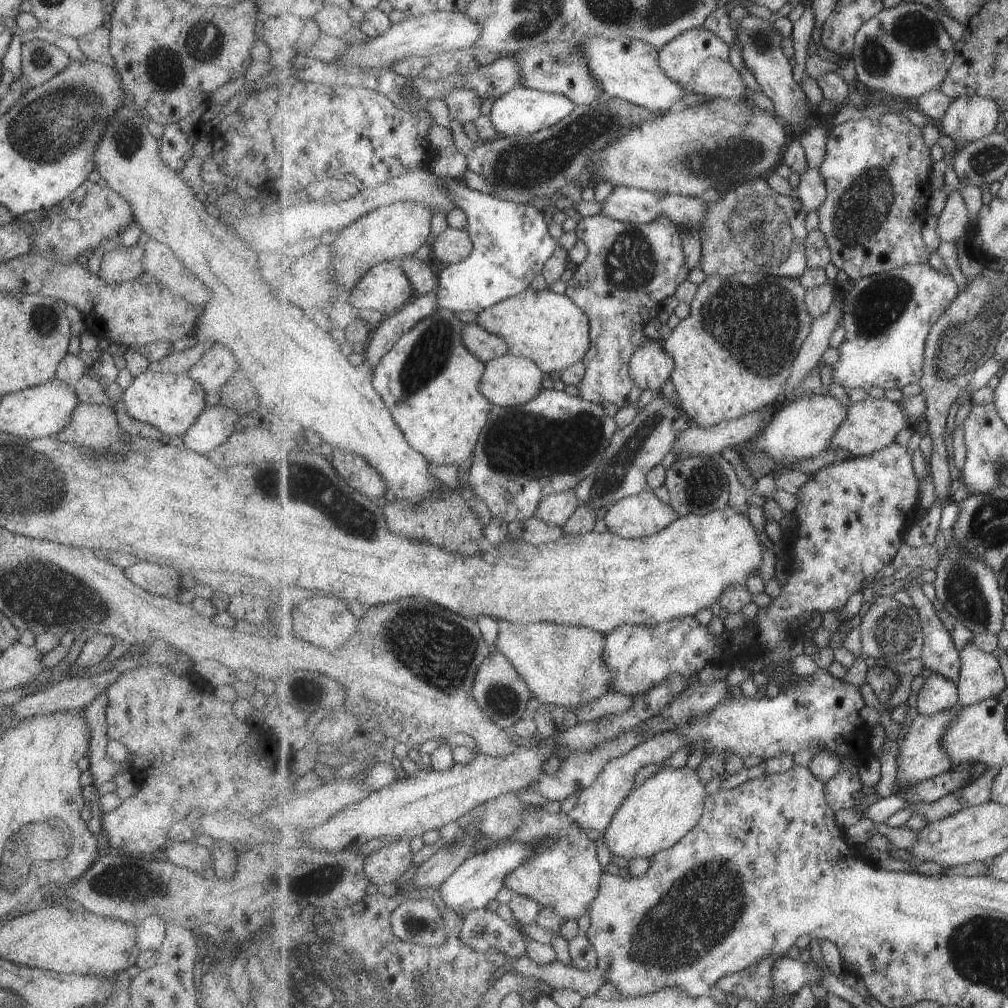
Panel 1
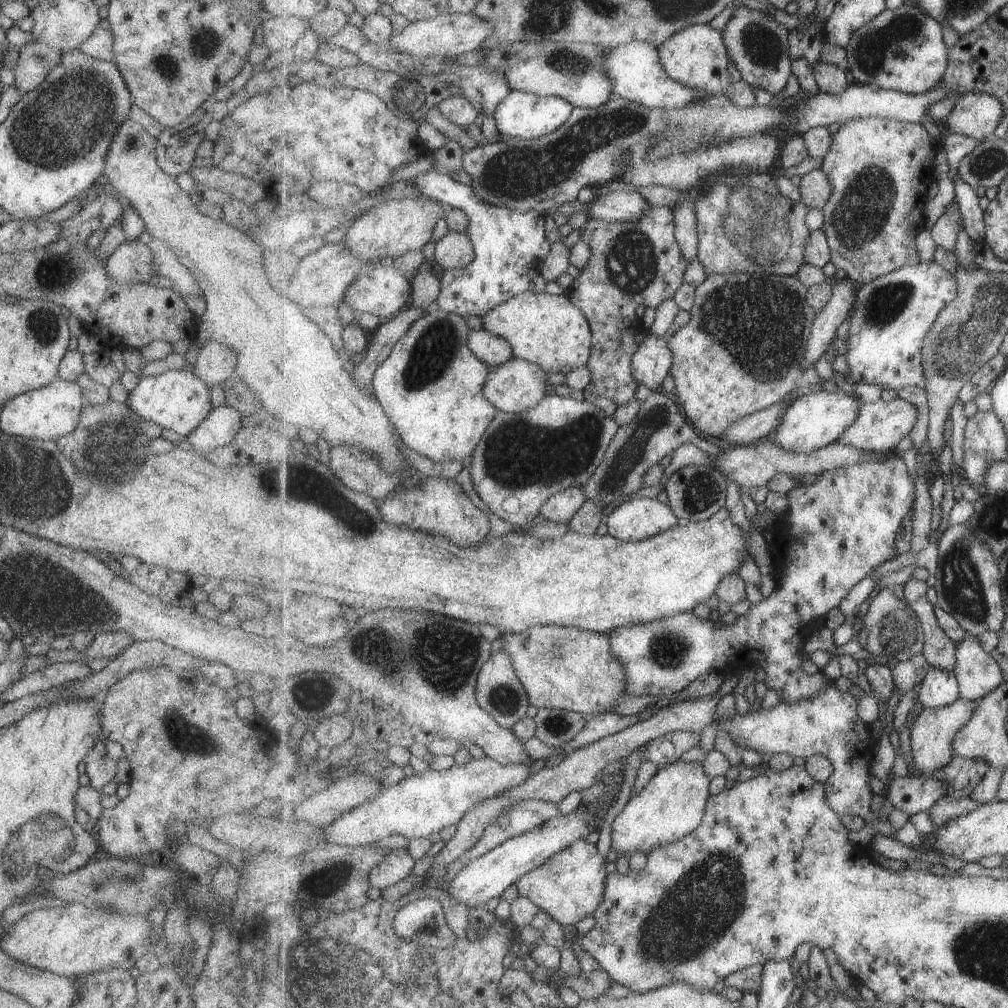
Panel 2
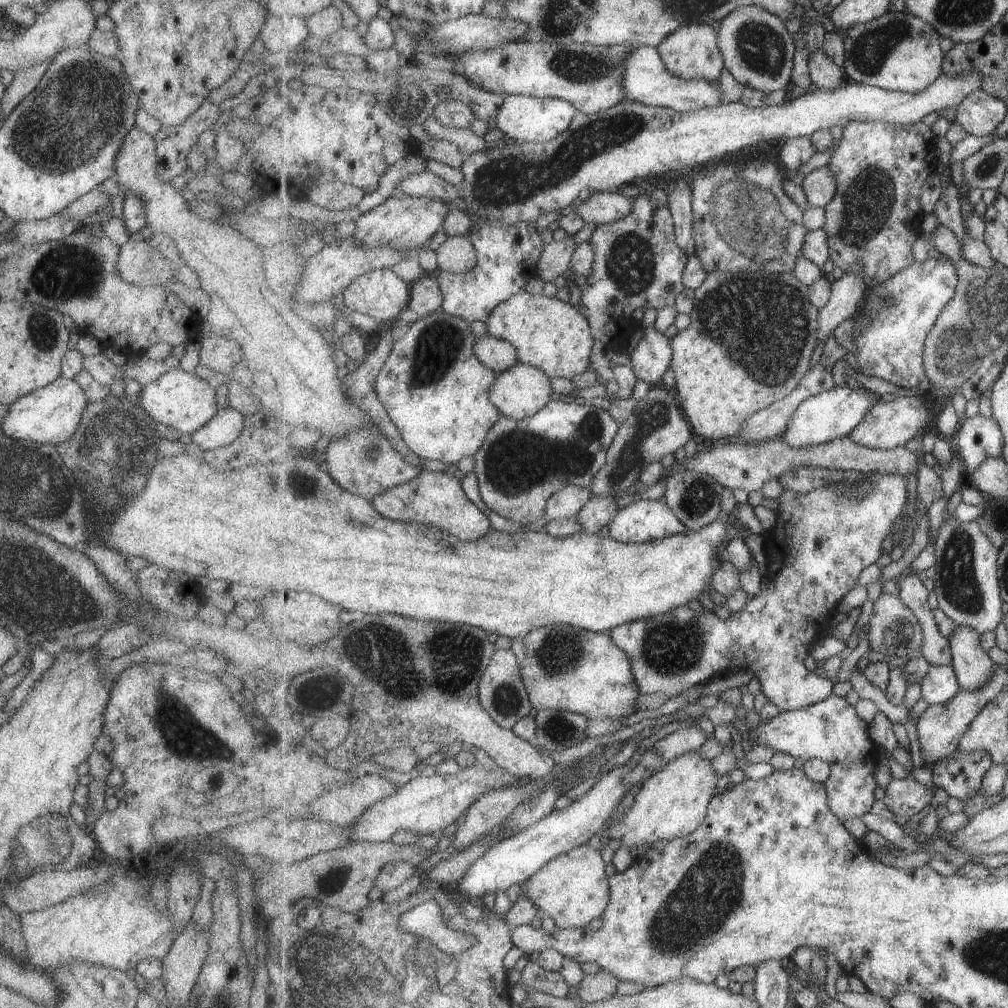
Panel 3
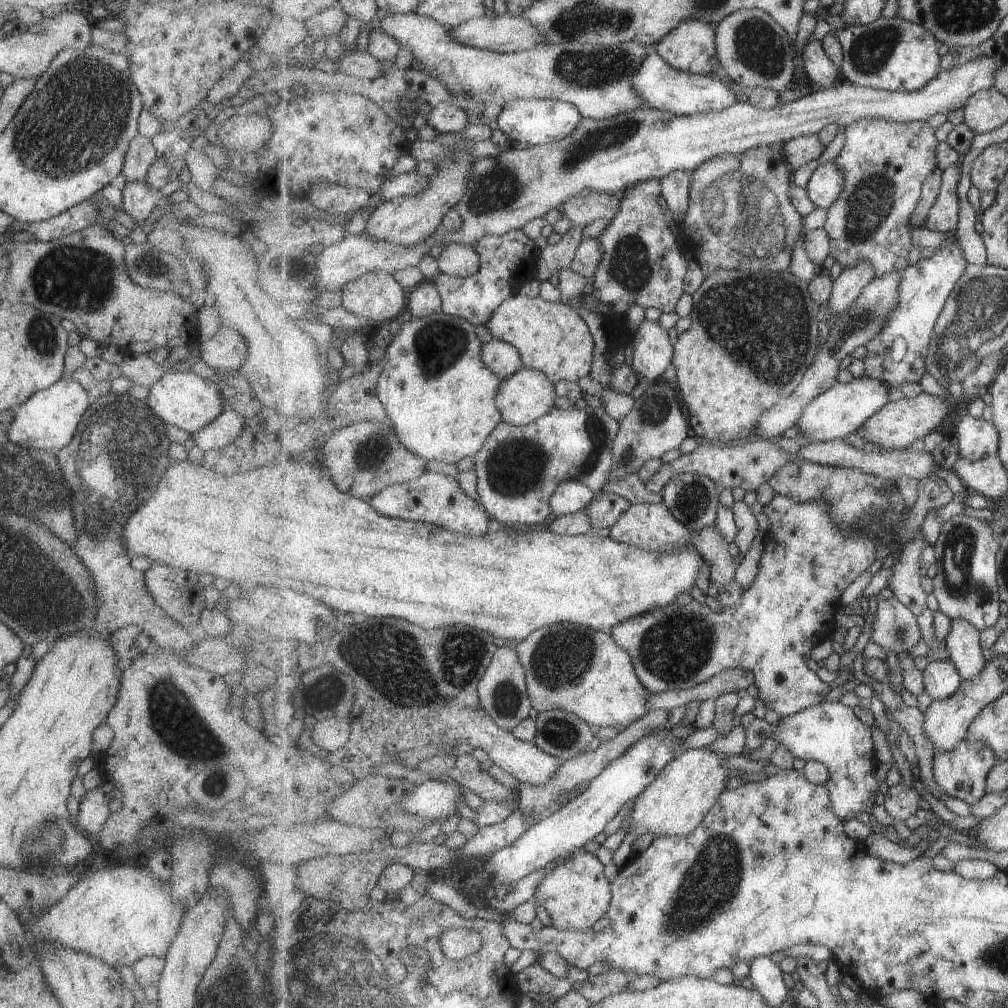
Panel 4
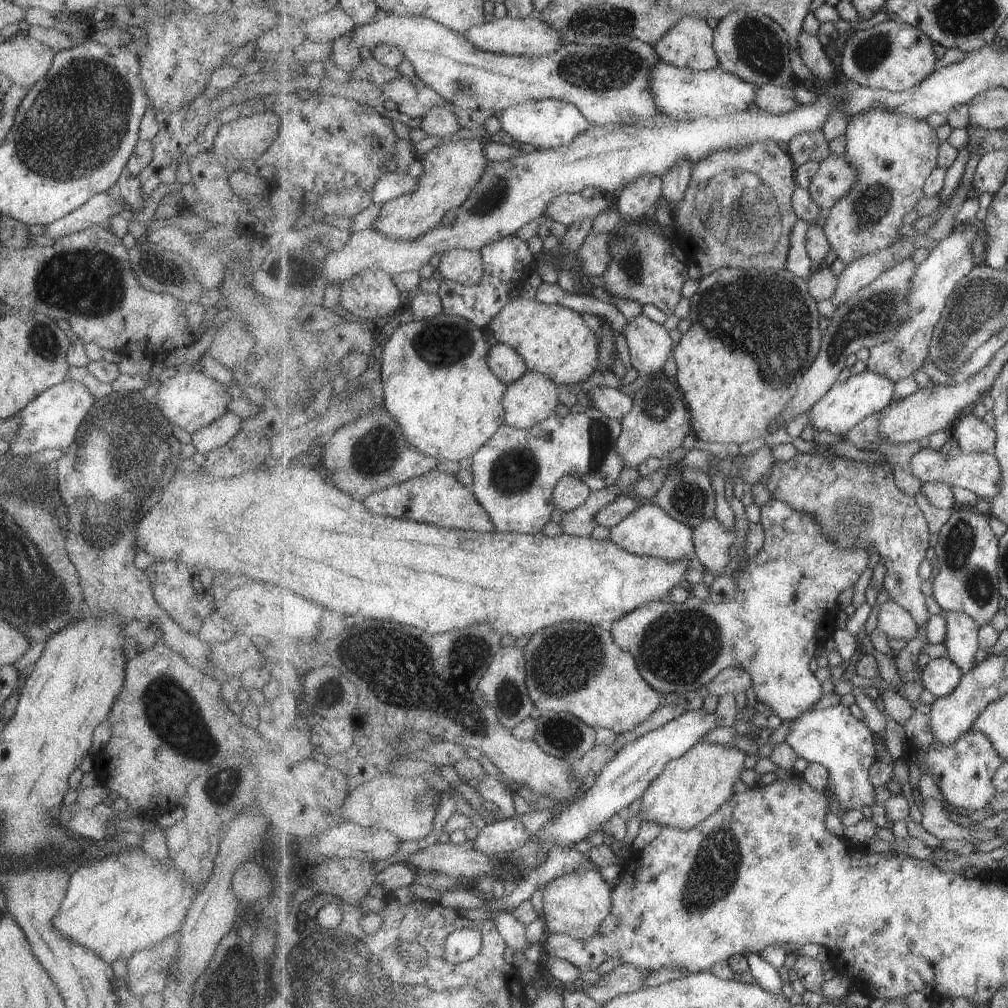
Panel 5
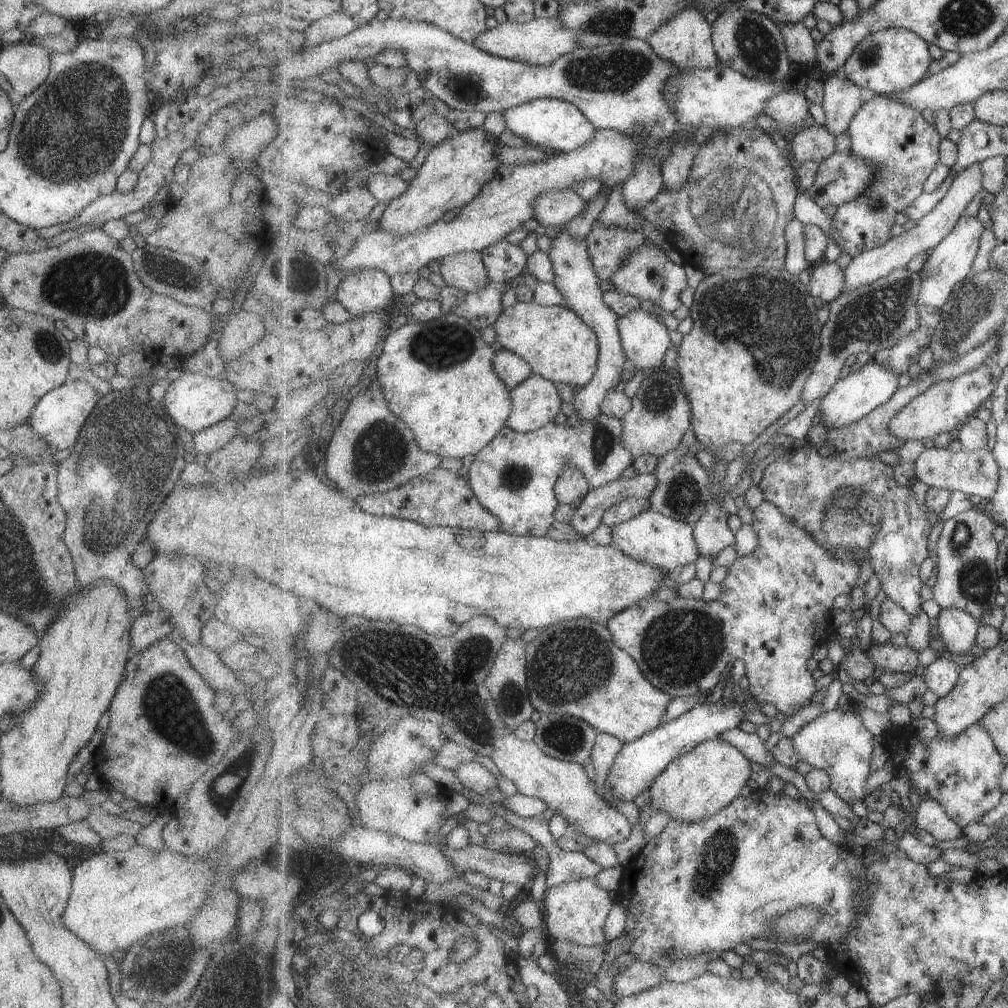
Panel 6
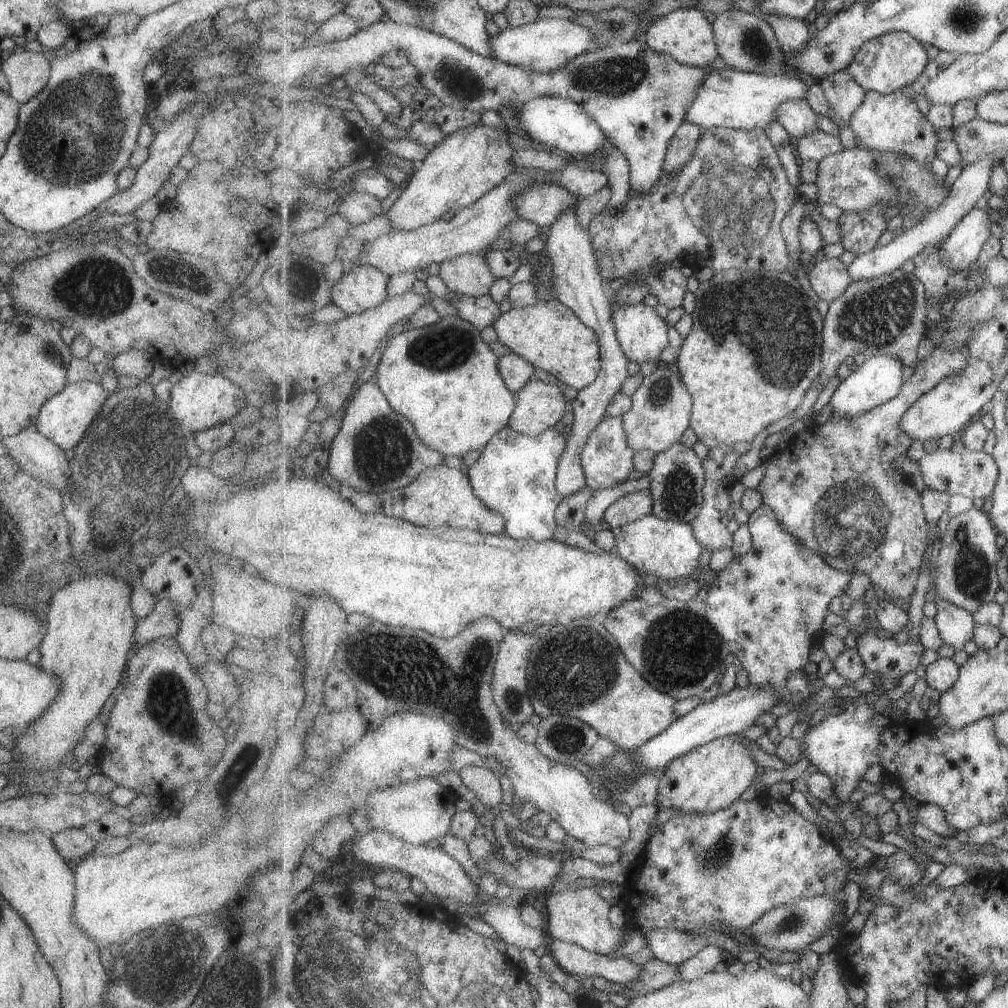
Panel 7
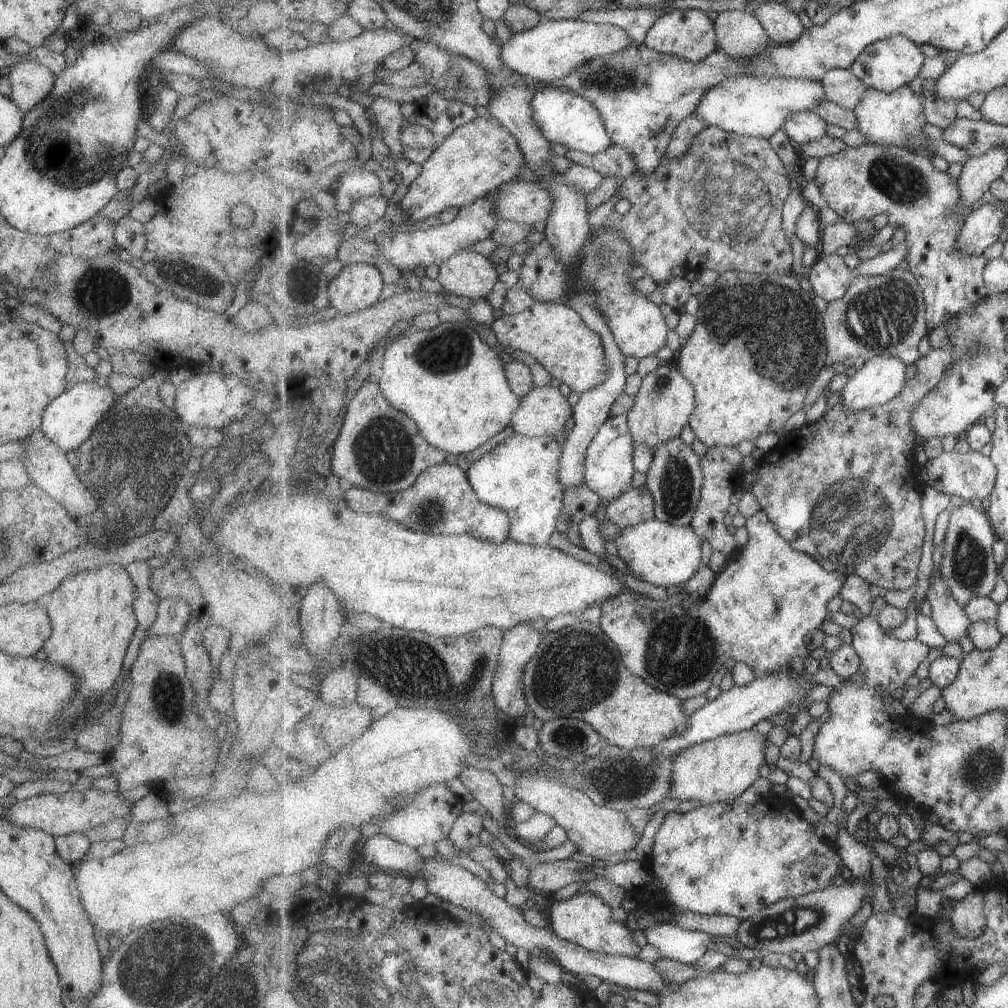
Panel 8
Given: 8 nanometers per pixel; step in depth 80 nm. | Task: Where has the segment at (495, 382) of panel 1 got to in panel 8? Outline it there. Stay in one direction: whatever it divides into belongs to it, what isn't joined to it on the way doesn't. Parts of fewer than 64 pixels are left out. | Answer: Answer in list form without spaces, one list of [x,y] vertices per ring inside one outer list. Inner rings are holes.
[[[550,385],[533,388],[522,397],[522,406],[515,412],[510,426],[515,433],[529,437],[565,435],[565,424],[574,408],[561,390]]]

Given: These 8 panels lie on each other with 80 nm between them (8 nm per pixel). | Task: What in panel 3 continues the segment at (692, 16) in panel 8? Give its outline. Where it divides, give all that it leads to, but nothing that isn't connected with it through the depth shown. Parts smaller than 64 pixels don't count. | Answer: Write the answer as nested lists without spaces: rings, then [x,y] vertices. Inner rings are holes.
[[[687,24],[679,28],[663,40],[658,50],[671,74],[685,78],[685,80],[719,82],[721,70],[726,68],[725,56],[719,46],[719,32],[709,24]]]

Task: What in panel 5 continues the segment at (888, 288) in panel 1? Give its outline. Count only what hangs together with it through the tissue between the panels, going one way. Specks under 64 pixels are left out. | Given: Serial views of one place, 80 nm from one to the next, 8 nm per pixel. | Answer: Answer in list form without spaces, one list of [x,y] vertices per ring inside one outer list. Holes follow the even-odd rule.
[[[973,222],[961,223],[948,238],[939,242],[930,251],[930,255],[917,266],[915,276],[911,278],[911,290],[907,296],[911,314],[905,320],[905,324],[899,328],[897,336],[870,349],[869,358],[866,360],[868,370],[881,374],[881,376],[887,376],[889,380],[896,383],[909,376],[913,378],[915,370],[923,366],[925,358],[930,356],[930,345],[934,338],[935,326],[938,326],[951,294],[954,294],[959,282],[975,269],[975,256],[973,256],[971,248],[977,238],[979,238],[979,228]]]

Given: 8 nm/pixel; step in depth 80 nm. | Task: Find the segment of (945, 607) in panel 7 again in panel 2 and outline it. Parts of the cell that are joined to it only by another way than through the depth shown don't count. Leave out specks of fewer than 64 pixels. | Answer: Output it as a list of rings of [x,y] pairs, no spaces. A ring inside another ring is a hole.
[[[966,633],[957,646],[955,677],[960,685],[961,698],[975,702],[994,692],[1003,682],[1003,668],[983,650],[979,637]]]

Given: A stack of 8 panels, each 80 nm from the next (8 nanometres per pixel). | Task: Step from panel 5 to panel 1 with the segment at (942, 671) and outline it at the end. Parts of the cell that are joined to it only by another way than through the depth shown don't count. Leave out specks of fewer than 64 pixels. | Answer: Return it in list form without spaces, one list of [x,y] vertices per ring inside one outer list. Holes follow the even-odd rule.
[[[932,673],[915,695],[912,713],[915,716],[921,716],[921,714],[933,716],[943,710],[953,709],[958,703],[960,703],[958,684],[941,674]]]

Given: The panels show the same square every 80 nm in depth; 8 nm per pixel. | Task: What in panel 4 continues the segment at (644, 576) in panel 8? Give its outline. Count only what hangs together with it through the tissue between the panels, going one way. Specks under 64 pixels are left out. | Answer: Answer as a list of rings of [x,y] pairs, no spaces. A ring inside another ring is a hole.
[[[645,502],[631,504],[621,518],[617,520],[610,529],[610,538],[617,540],[619,543],[627,544],[628,546],[639,546],[639,548],[647,548],[647,550],[670,550],[671,545],[688,544],[693,541],[694,534],[690,532],[690,528],[684,526],[675,516],[673,512],[664,504]]]

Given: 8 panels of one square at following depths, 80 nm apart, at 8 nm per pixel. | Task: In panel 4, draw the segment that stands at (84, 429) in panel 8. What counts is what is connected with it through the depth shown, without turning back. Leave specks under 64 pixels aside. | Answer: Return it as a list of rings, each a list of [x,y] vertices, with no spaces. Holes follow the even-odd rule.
[[[62,377],[48,388],[31,394],[25,402],[21,402],[13,410],[11,424],[7,428],[6,435],[12,444],[19,444],[34,450],[55,450],[69,445],[75,435],[81,414],[90,405],[90,397],[87,392],[70,377]]]

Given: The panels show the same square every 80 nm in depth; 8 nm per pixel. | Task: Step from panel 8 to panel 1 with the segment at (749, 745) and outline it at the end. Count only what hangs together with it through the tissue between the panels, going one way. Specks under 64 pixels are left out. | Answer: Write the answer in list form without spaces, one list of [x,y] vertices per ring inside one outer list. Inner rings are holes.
[[[662,768],[642,786],[635,789],[619,808],[618,814],[604,834],[604,844],[620,862],[632,858],[650,860],[655,854],[675,846],[685,834],[699,824],[706,806],[705,782],[699,778],[697,769]]]

